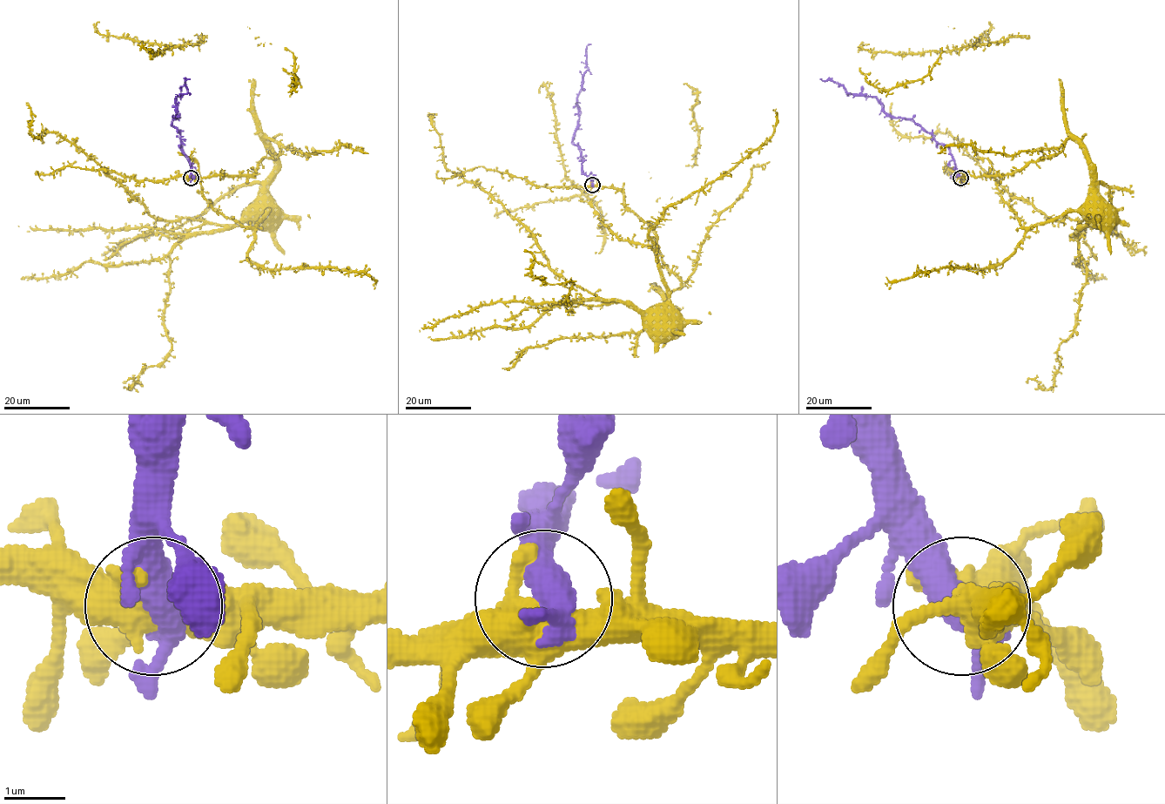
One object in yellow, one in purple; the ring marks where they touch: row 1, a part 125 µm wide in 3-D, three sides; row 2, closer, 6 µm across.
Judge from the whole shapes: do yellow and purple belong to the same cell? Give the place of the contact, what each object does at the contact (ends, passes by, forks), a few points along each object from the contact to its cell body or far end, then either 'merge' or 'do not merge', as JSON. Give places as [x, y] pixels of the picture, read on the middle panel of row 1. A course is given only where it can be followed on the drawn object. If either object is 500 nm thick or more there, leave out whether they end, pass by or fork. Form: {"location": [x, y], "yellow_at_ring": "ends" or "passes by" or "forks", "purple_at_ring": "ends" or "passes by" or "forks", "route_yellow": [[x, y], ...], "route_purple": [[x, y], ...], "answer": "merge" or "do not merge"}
{"location": [592, 185], "yellow_at_ring": "forks", "purple_at_ring": "passes by", "route_yellow": [[591, 185], [653, 229], [675, 314], [558, 274], [446, 167], [427, 116]], "route_purple": [[591, 185], [582, 169], [581, 151], [573, 142], [576, 95], [589, 69], [586, 47], [591, 43]], "answer": "do not merge"}

